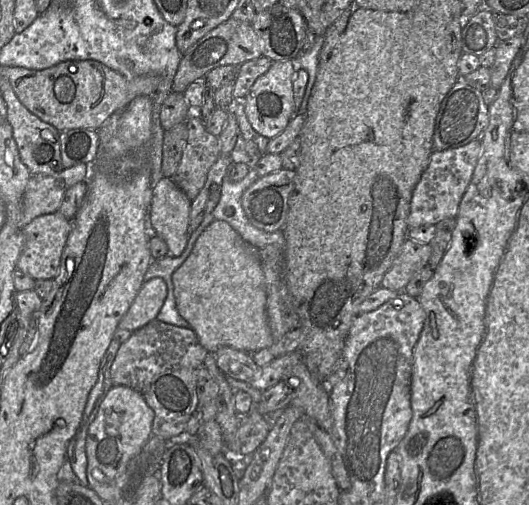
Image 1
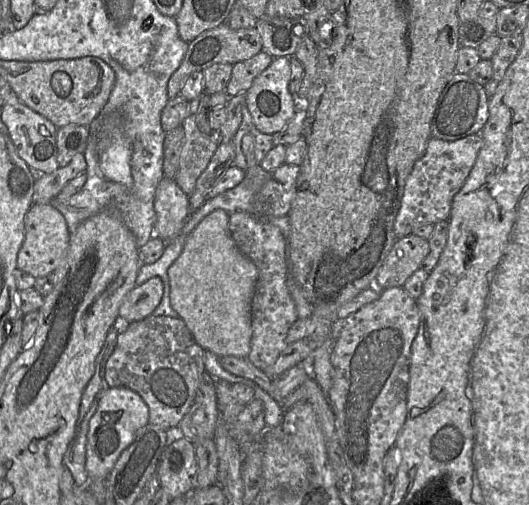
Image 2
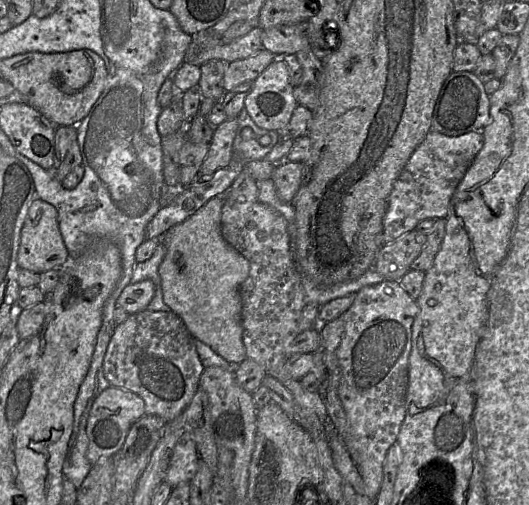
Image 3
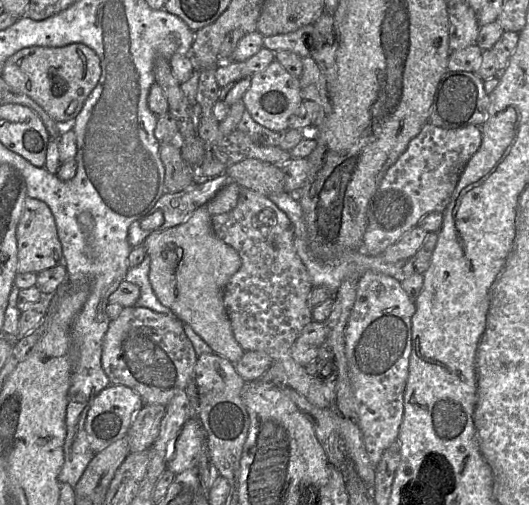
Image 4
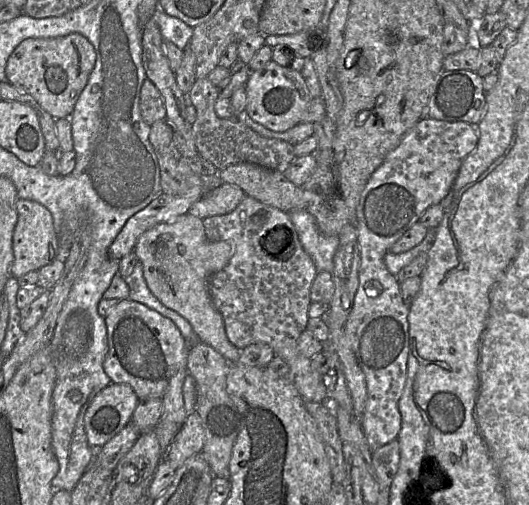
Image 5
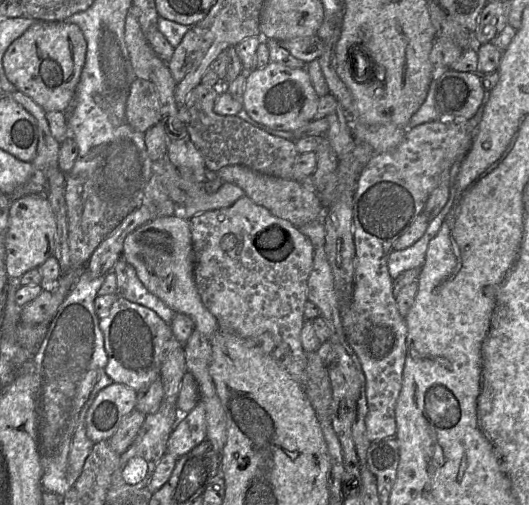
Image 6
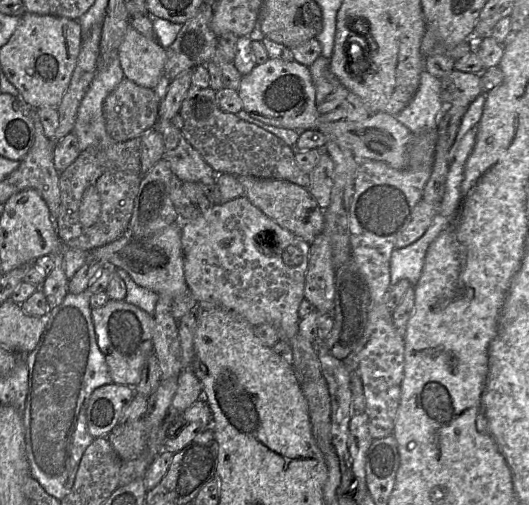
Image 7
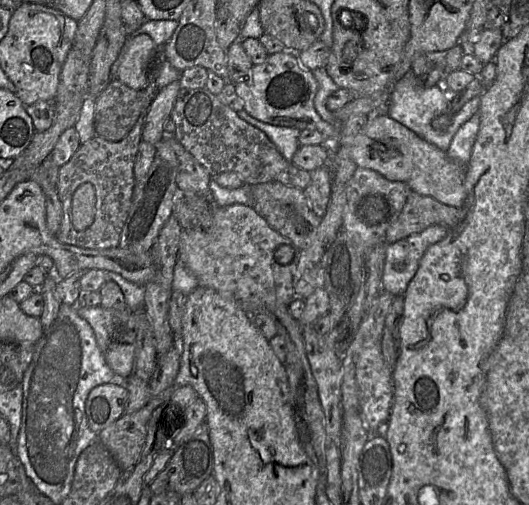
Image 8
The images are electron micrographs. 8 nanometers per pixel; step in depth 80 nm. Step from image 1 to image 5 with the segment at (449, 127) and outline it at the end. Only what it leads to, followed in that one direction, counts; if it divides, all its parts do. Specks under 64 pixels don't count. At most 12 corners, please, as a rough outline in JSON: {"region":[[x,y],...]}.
{"region":[[443,70],[426,117],[477,125],[486,110],[483,78]]}

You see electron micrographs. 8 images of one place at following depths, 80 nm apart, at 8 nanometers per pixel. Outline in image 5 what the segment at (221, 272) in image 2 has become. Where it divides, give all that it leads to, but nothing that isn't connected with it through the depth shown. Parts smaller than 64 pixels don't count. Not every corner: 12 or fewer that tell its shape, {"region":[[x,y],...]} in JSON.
{"region":[[189,213],[133,252],[152,294],[237,363],[210,292],[235,253]]}

